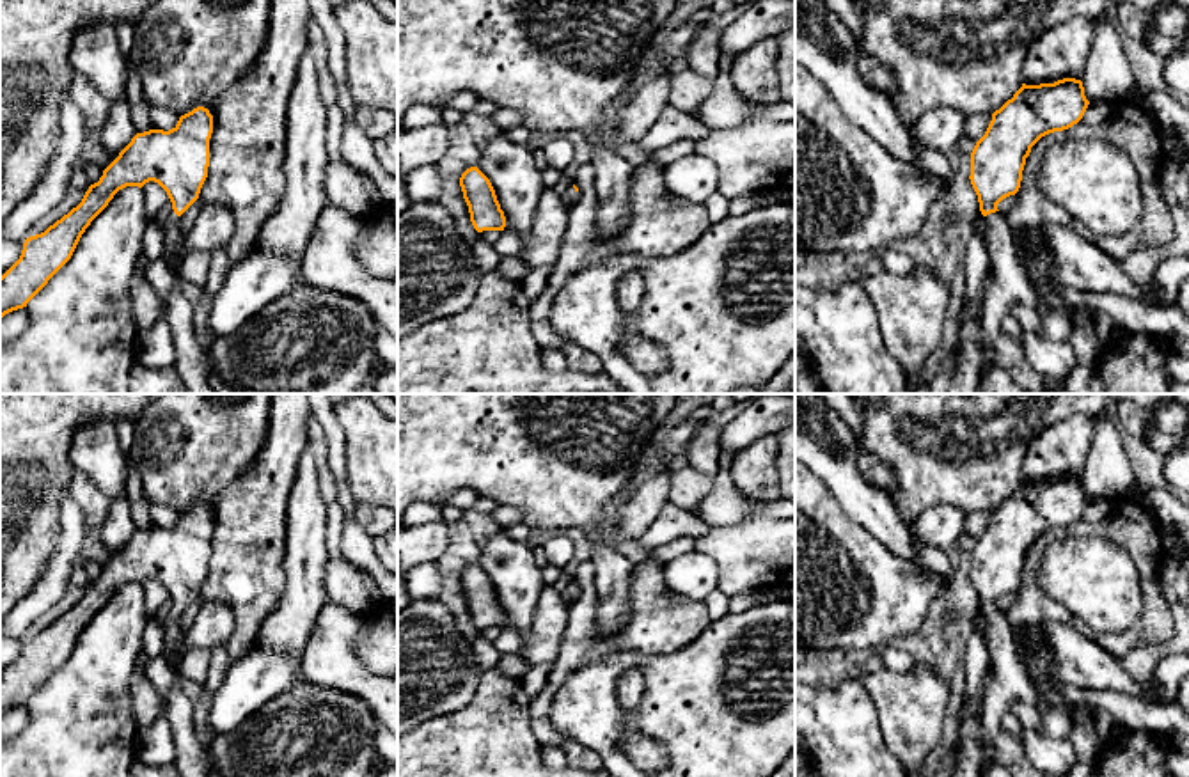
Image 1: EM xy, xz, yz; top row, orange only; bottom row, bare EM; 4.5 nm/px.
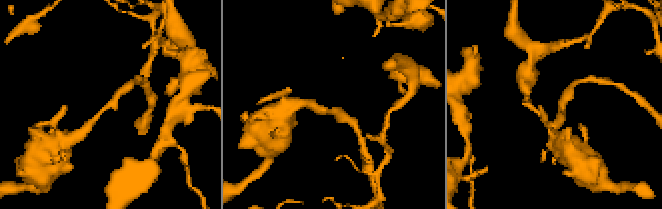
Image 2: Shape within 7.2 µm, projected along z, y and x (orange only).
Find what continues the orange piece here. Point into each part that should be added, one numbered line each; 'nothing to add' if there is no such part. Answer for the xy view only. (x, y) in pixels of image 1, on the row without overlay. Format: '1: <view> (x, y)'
1: xy (174, 641)

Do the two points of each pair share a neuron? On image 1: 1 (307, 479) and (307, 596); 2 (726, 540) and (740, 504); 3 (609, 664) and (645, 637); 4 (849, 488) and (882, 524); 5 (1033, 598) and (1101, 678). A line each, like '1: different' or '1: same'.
1: same
2: different
3: different
4: same
5: different

